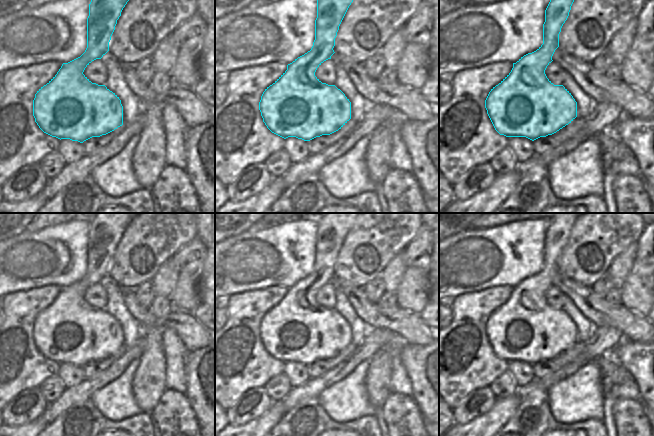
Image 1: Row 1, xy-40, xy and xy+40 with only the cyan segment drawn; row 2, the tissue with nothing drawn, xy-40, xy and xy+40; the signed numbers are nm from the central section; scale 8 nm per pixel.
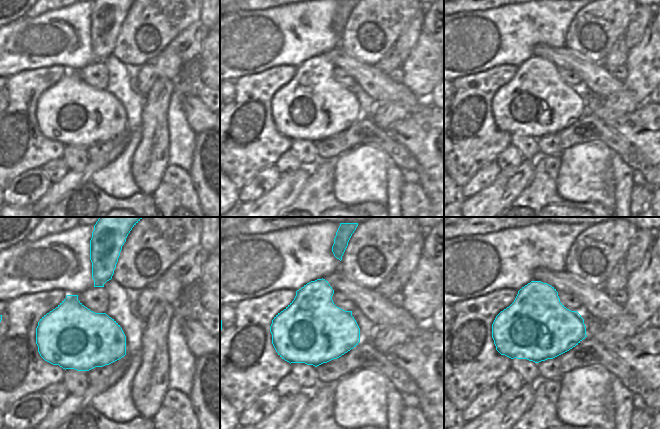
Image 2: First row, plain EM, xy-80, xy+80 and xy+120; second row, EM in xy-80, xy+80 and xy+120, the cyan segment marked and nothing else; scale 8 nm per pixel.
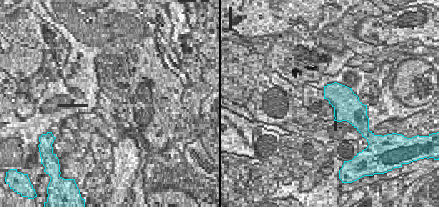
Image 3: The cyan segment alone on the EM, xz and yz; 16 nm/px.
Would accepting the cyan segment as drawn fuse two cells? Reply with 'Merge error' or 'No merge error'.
No merge error

